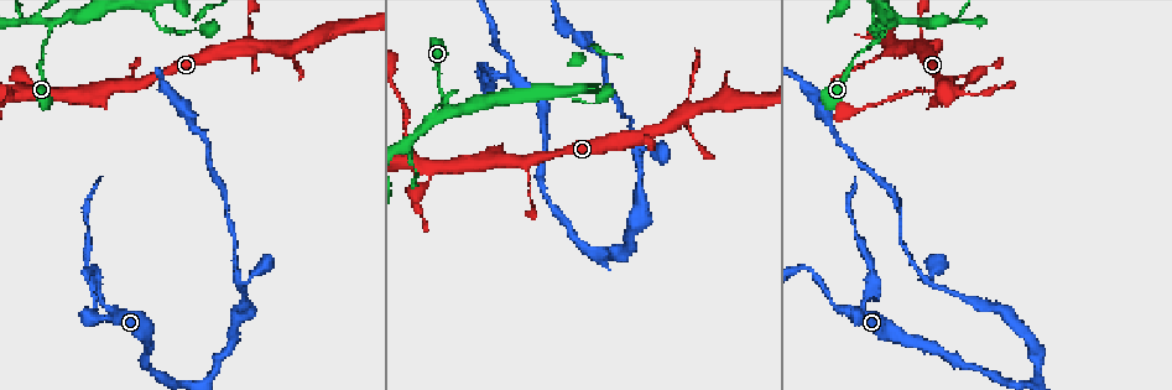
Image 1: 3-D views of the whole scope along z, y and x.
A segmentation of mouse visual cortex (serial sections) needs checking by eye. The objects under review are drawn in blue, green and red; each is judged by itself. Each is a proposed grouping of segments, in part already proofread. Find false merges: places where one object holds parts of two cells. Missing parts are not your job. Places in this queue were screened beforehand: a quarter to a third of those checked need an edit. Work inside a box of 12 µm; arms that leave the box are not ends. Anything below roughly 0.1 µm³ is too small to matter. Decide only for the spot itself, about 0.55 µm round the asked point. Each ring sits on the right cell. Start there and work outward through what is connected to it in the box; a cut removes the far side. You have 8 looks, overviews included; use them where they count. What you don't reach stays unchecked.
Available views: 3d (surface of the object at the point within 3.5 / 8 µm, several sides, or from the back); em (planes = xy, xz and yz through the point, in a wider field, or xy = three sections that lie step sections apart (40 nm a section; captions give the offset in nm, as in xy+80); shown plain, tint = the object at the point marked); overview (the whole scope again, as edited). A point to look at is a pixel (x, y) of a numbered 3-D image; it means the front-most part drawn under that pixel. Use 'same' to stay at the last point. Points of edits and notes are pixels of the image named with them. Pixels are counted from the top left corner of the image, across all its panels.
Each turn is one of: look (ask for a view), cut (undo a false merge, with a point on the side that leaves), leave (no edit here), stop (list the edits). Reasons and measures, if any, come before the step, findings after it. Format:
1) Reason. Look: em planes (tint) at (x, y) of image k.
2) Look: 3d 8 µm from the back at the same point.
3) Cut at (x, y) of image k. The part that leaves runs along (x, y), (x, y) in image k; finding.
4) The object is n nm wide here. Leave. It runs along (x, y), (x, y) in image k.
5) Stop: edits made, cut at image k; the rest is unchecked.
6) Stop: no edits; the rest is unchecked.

Abrupt turn. Look: 3d 3.5 µm at (98, 314) of image 1.

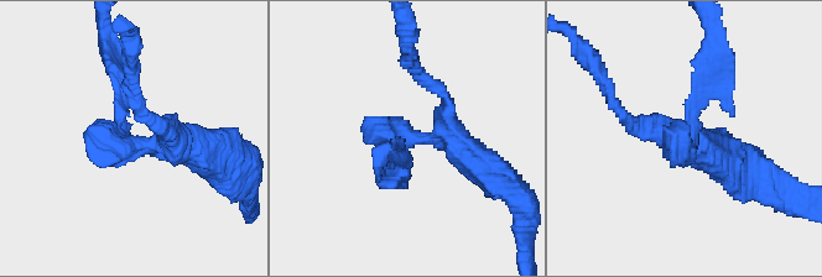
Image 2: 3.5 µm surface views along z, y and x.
Need the tissue. Look: em xy step 1 (plain) at (124, 141) of image 2.

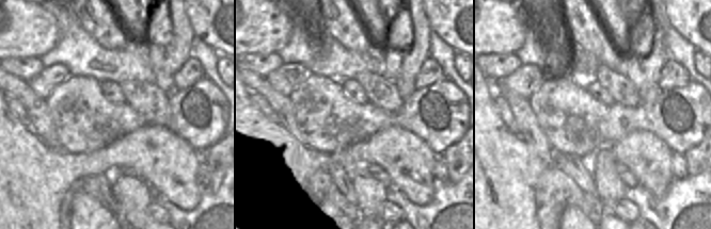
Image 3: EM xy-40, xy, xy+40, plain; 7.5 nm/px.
Look: em xy step 1 (tint) at the same point.

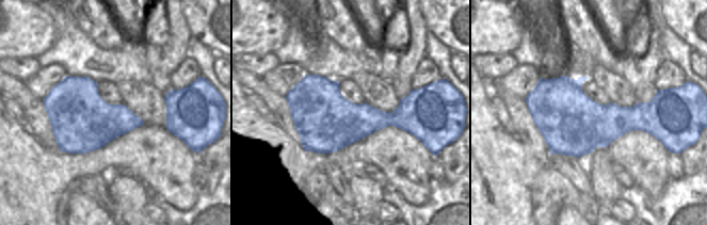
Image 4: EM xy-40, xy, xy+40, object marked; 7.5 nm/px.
Cut at (115, 79) of image 2. A second cell is stuck on.

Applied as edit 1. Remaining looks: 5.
Thin neck. Look: em xy step 5 (tint) at (214, 370) of image 1.

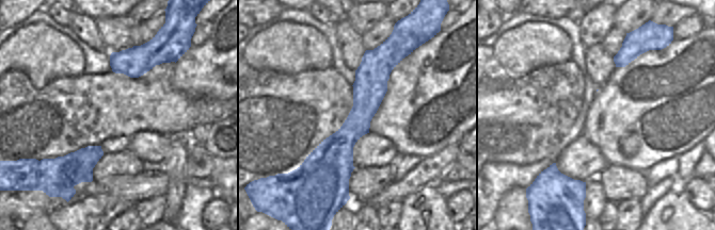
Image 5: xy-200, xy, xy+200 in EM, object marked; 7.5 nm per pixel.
Wider look. Look: 3d 3.5 µm at the same point.

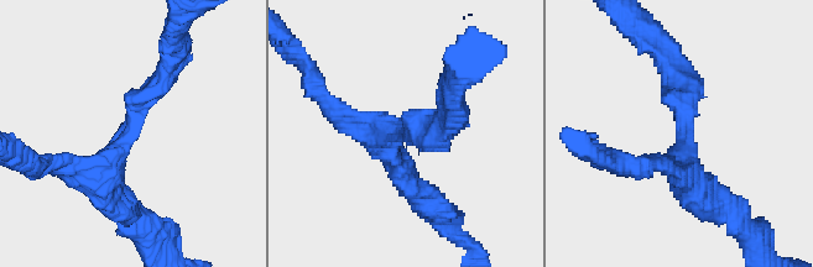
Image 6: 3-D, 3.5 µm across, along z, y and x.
Leave. It runs along (379, 49), (344, 185) in image 5; all the same cell.

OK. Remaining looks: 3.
Sharp bend. Look: 3d 3.5 µm at (52, 23) of image 1.

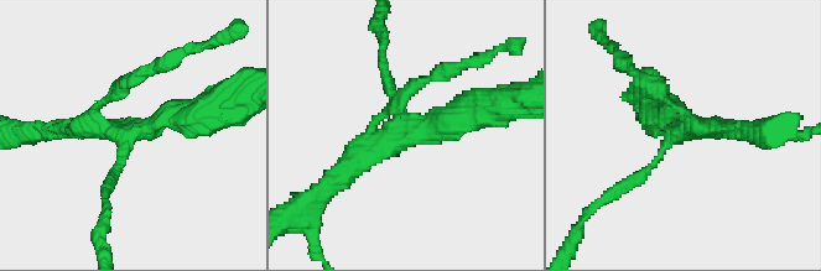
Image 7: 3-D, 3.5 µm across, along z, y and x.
4 arms meet here; the arms are 100, 150, 250, 350 nm wide; now the EM. Look: em planes (tint) at (675, 134) of image 7.

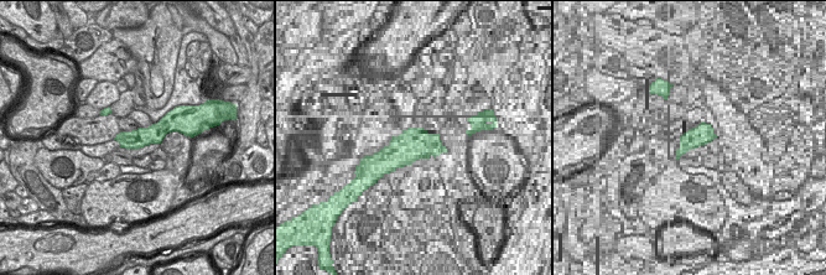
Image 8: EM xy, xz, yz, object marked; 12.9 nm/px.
Cut it another way. Look: em xy step 1 (tint) at the same point.

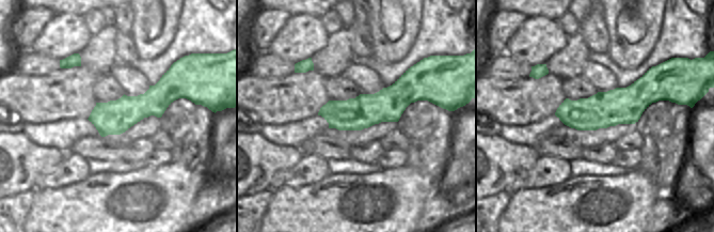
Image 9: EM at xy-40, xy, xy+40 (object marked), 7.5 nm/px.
Leave. It runs along (664, 96), (558, 113) in image 9; one cell here.

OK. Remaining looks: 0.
Stop: edits made, cut at image 2; the rest is unchecked.

